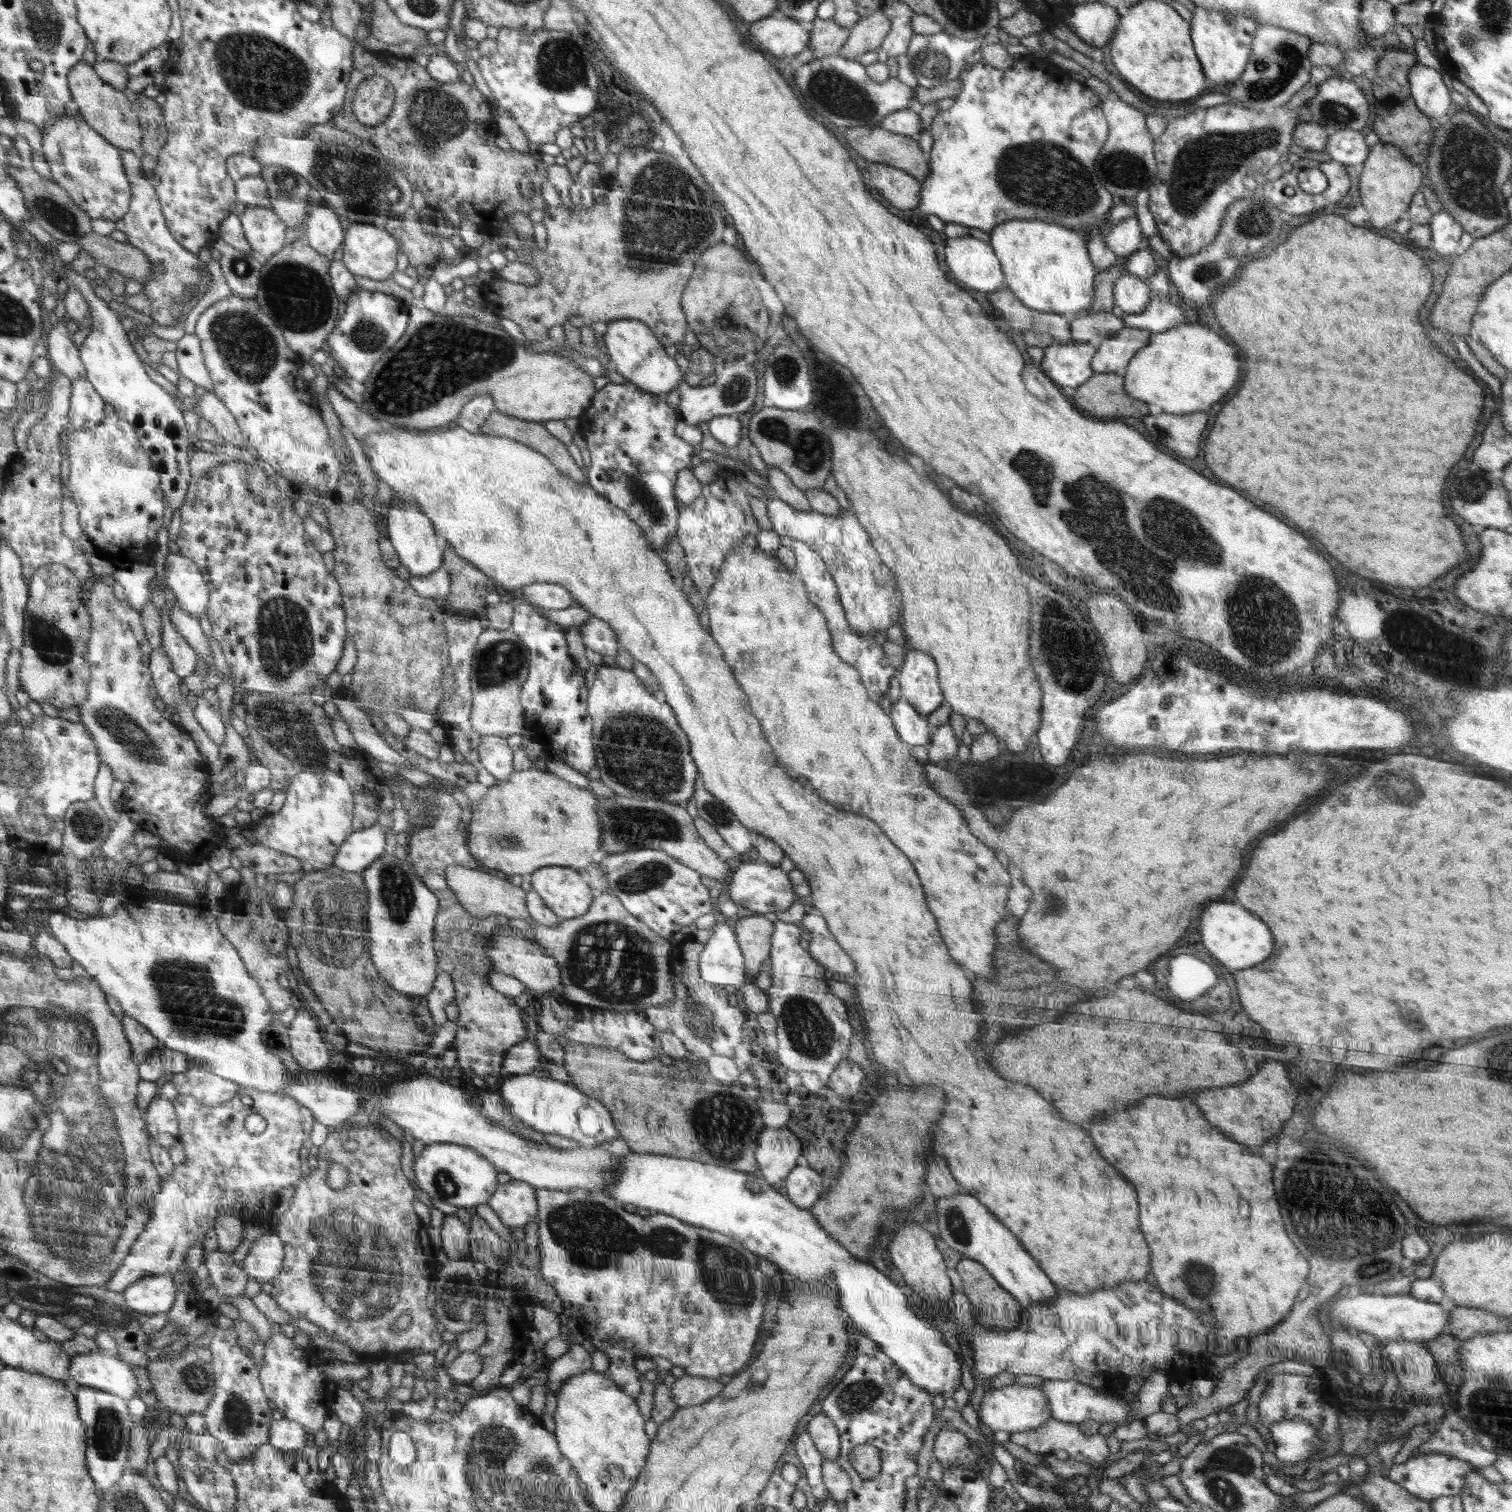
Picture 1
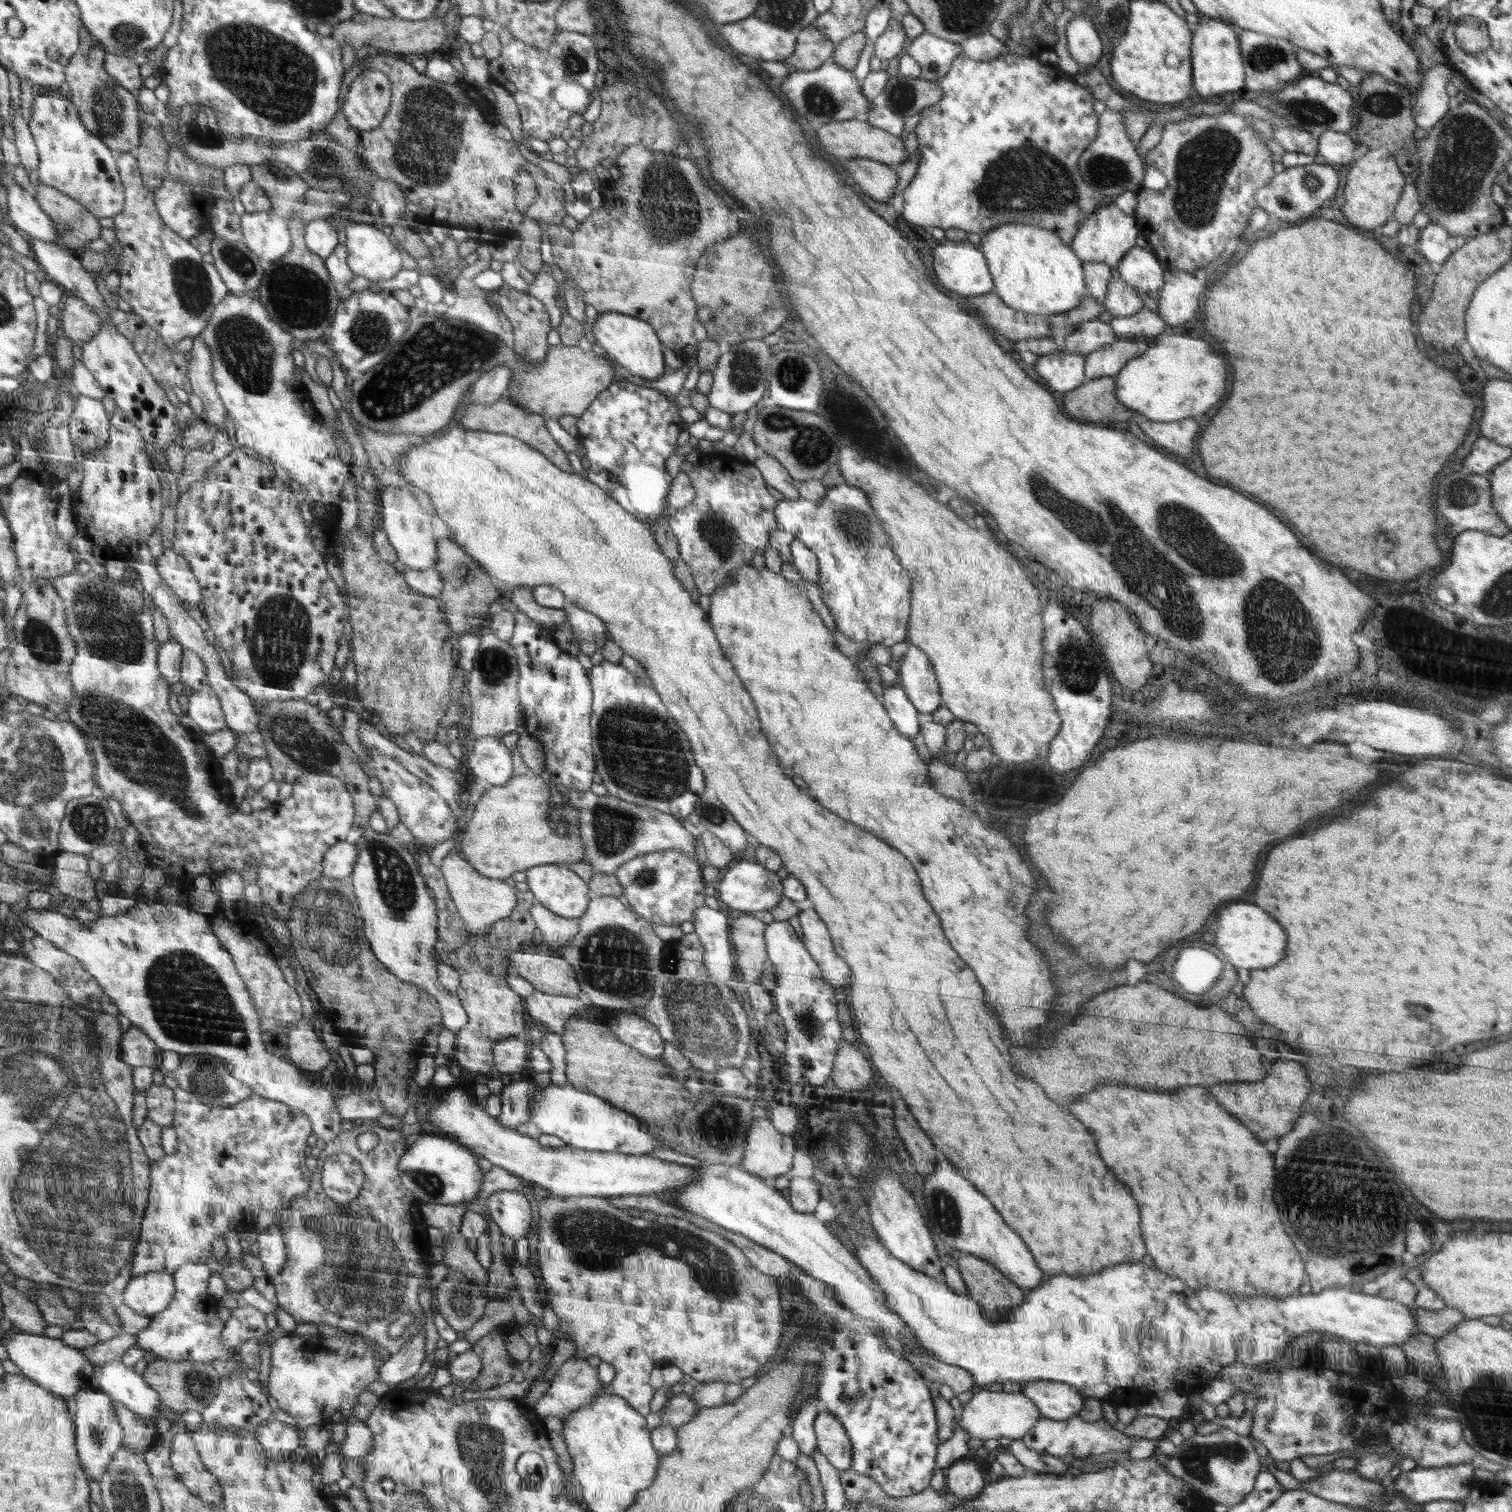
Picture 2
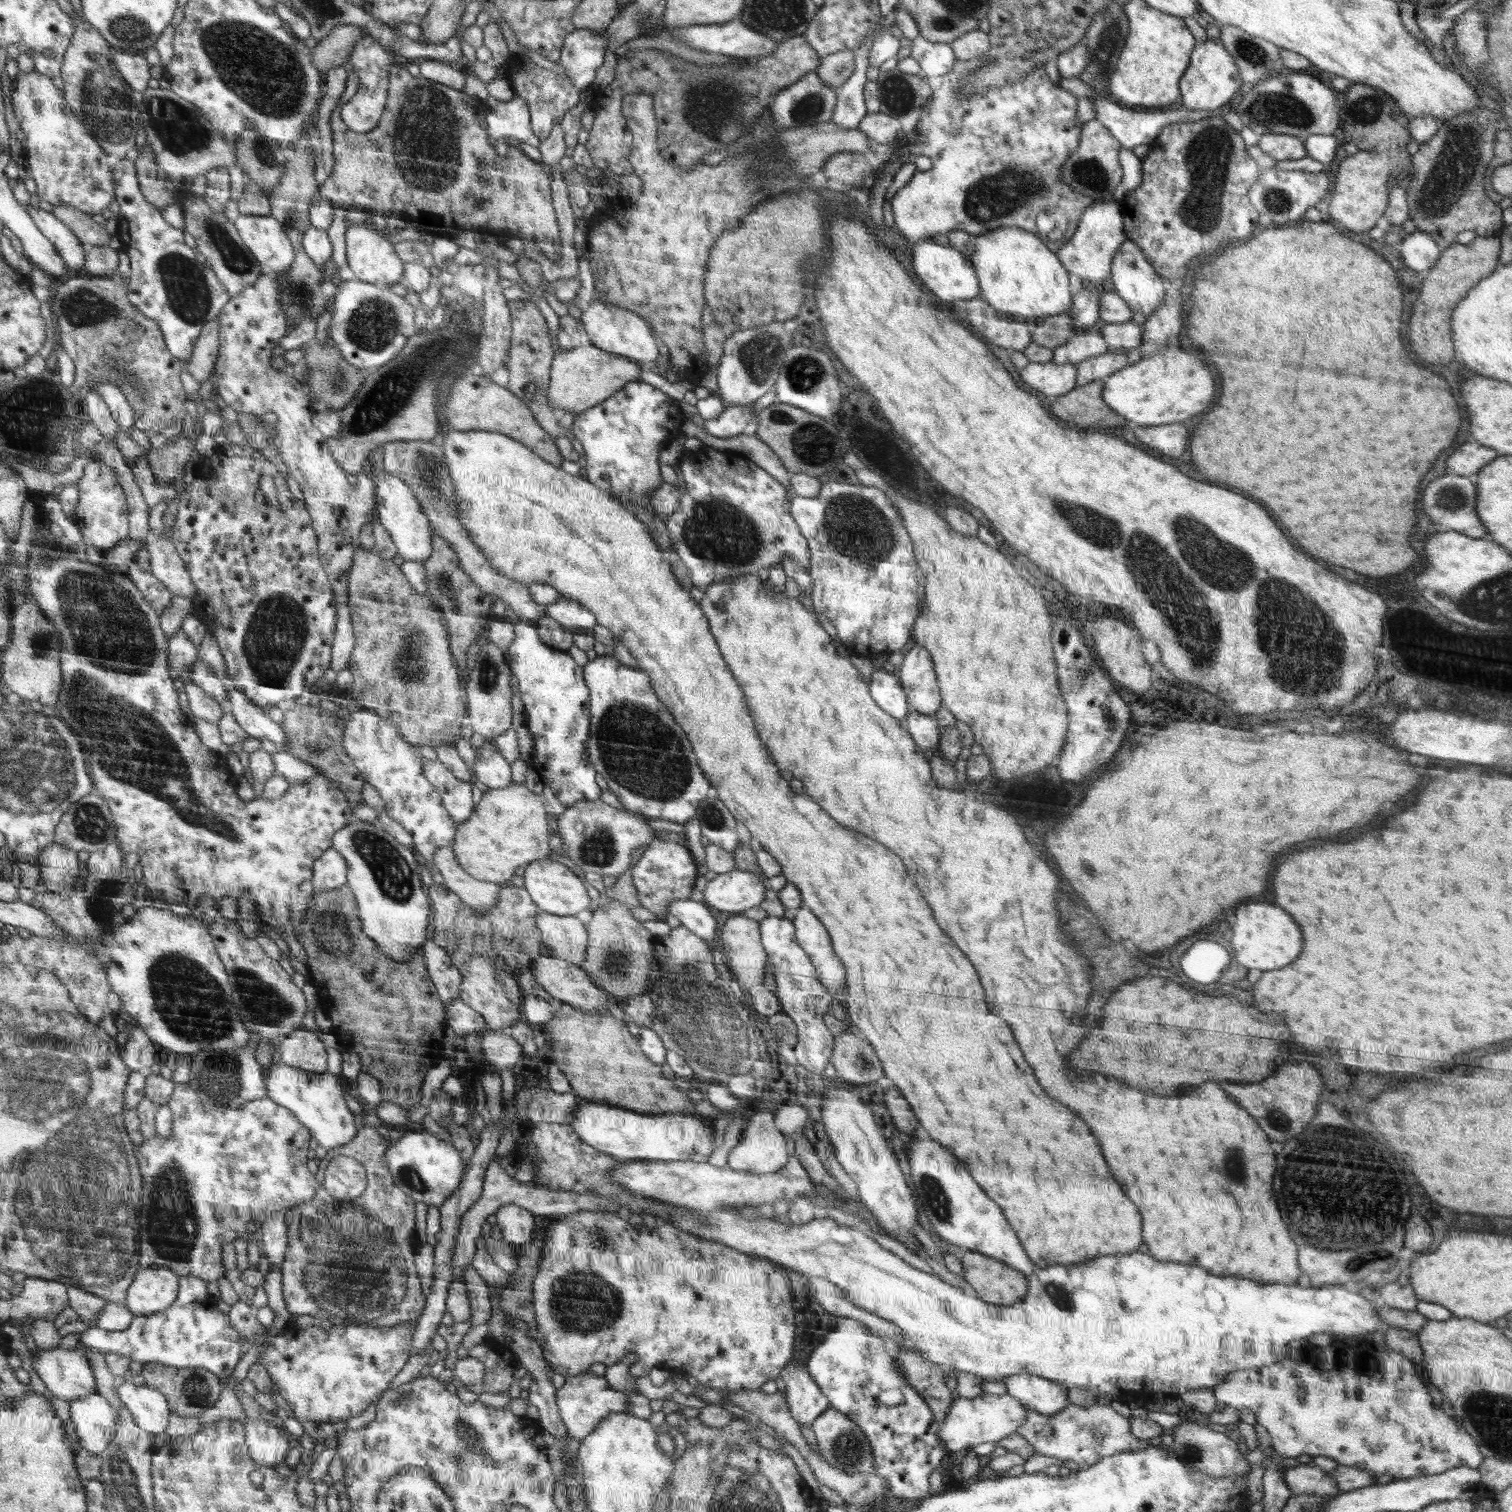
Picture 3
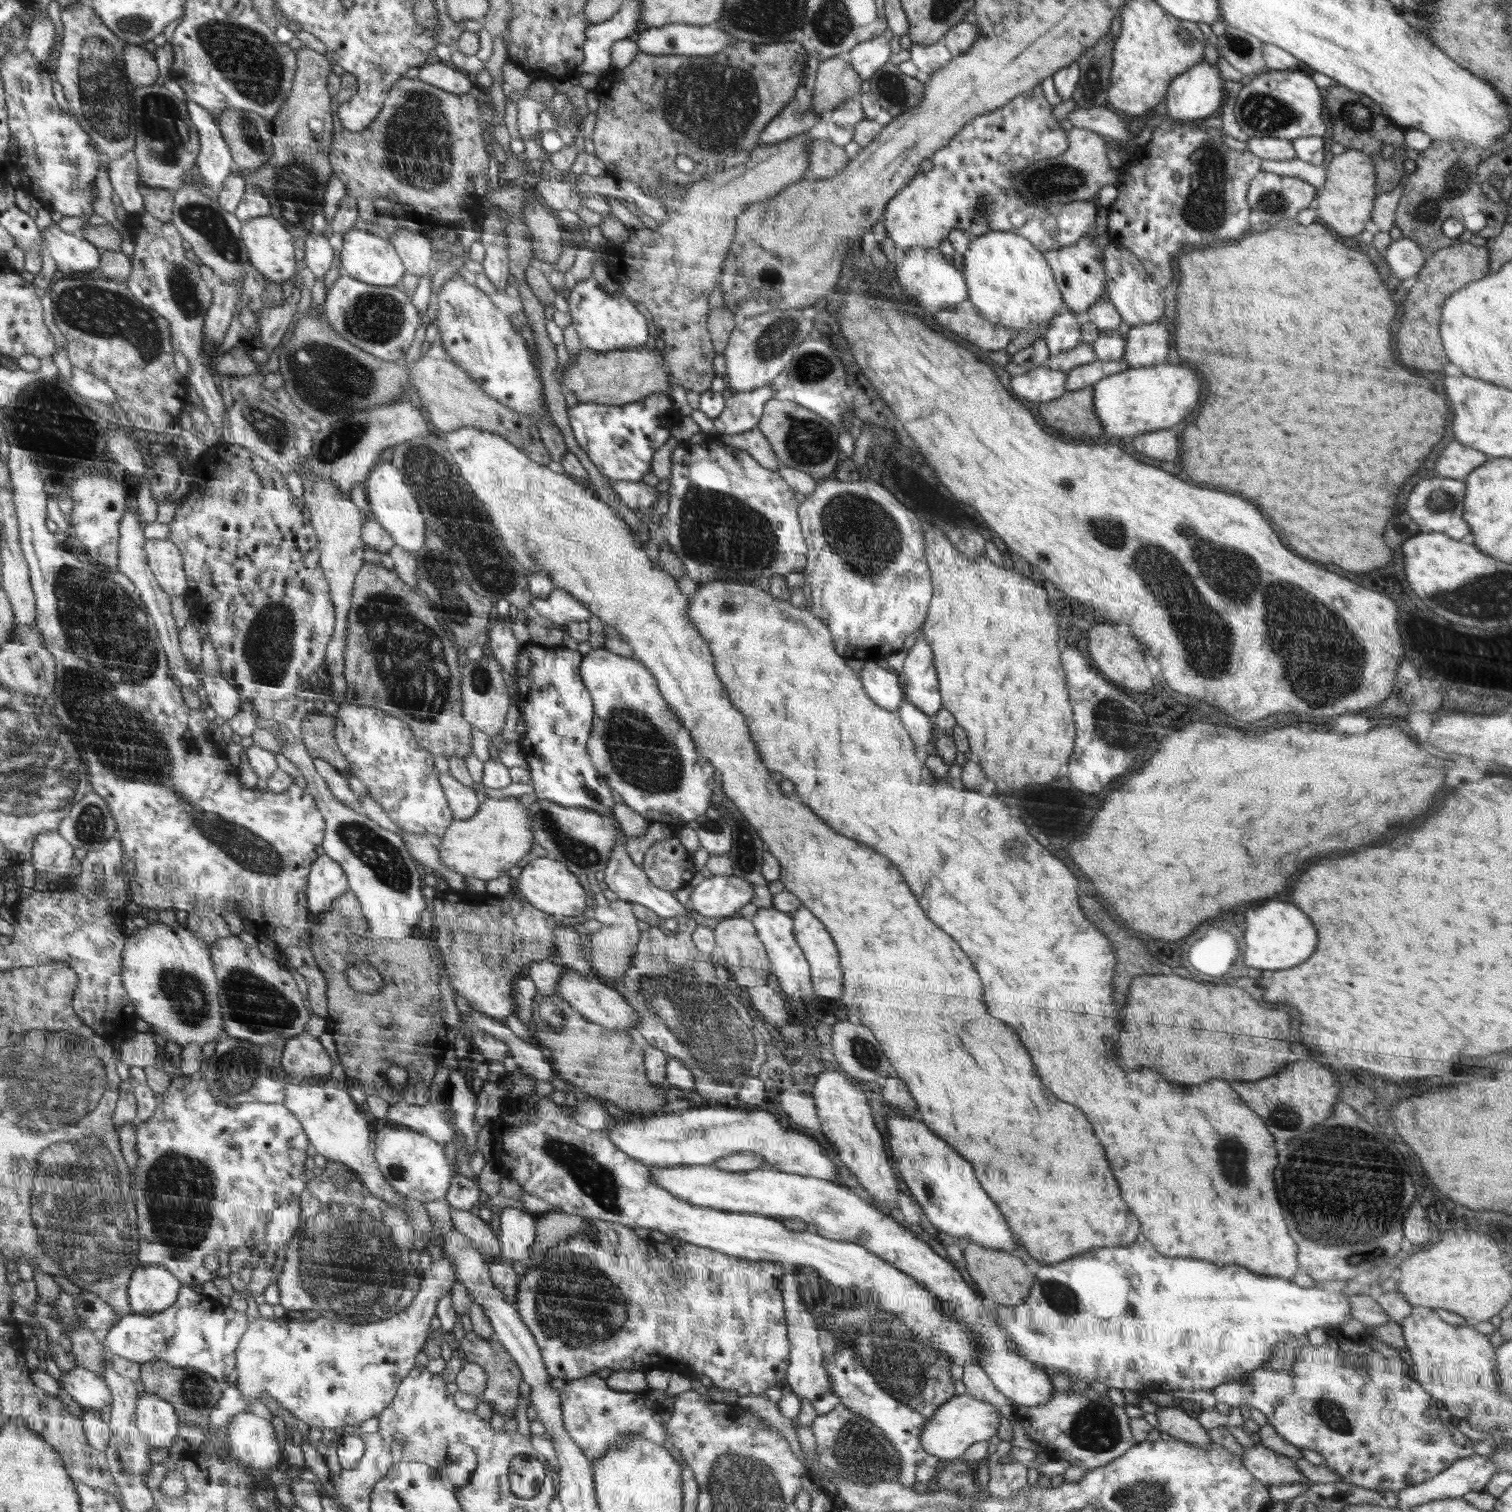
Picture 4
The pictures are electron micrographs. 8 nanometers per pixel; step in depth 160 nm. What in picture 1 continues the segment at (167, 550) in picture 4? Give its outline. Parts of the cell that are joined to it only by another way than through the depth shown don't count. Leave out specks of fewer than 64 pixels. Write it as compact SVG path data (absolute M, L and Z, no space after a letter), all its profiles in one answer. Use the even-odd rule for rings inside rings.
M170 553L166 561L166 573L168 583L185 612L195 617L208 612L210 595L208 582L194 561L182 553Z

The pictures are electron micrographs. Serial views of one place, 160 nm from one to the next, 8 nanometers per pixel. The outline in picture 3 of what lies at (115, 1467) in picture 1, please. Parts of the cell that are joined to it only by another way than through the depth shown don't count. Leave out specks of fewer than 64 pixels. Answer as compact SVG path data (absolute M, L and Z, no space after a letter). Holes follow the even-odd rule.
M100 1393L72 1400L70 1418L84 1448L100 1456L107 1451L117 1435L118 1413L109 1397Z

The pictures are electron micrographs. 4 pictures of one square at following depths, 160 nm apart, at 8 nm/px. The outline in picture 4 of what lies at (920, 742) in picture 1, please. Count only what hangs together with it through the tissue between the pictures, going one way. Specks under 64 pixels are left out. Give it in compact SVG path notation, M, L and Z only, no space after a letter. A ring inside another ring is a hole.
M865 661L858 665L858 669L865 691L882 708L896 711L906 701L906 694L897 673L880 667L874 661Z

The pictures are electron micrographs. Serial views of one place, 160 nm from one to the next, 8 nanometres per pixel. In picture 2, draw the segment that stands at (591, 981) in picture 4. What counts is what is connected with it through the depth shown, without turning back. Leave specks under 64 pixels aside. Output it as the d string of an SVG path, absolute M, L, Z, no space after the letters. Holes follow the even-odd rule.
M531 945L512 952L509 960L511 968L535 990L551 995L584 996L573 965L560 954L553 956L536 952L535 946Z

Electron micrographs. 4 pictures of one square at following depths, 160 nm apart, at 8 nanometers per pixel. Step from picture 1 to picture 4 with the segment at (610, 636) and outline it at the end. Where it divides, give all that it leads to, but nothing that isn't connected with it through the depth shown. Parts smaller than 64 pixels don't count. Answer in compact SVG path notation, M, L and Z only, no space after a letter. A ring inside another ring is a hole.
M558 588L544 598L535 598L531 604L531 612L562 626L570 622L587 622L593 615L576 597Z

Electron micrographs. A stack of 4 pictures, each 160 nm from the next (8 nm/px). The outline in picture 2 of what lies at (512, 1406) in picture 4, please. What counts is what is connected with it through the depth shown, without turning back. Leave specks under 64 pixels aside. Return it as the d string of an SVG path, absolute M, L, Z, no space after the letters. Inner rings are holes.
M500 1327L492 1329L472 1345L471 1350L480 1356L483 1367L470 1390L490 1390L512 1381L517 1362L509 1355L501 1332Z

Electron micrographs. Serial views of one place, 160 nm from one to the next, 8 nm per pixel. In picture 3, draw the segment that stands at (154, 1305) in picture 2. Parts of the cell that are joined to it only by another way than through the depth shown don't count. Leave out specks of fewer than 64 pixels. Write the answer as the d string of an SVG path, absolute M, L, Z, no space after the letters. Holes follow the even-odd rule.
M143 1268L130 1287L126 1305L136 1316L156 1315L173 1307L180 1292L181 1276L171 1268Z

